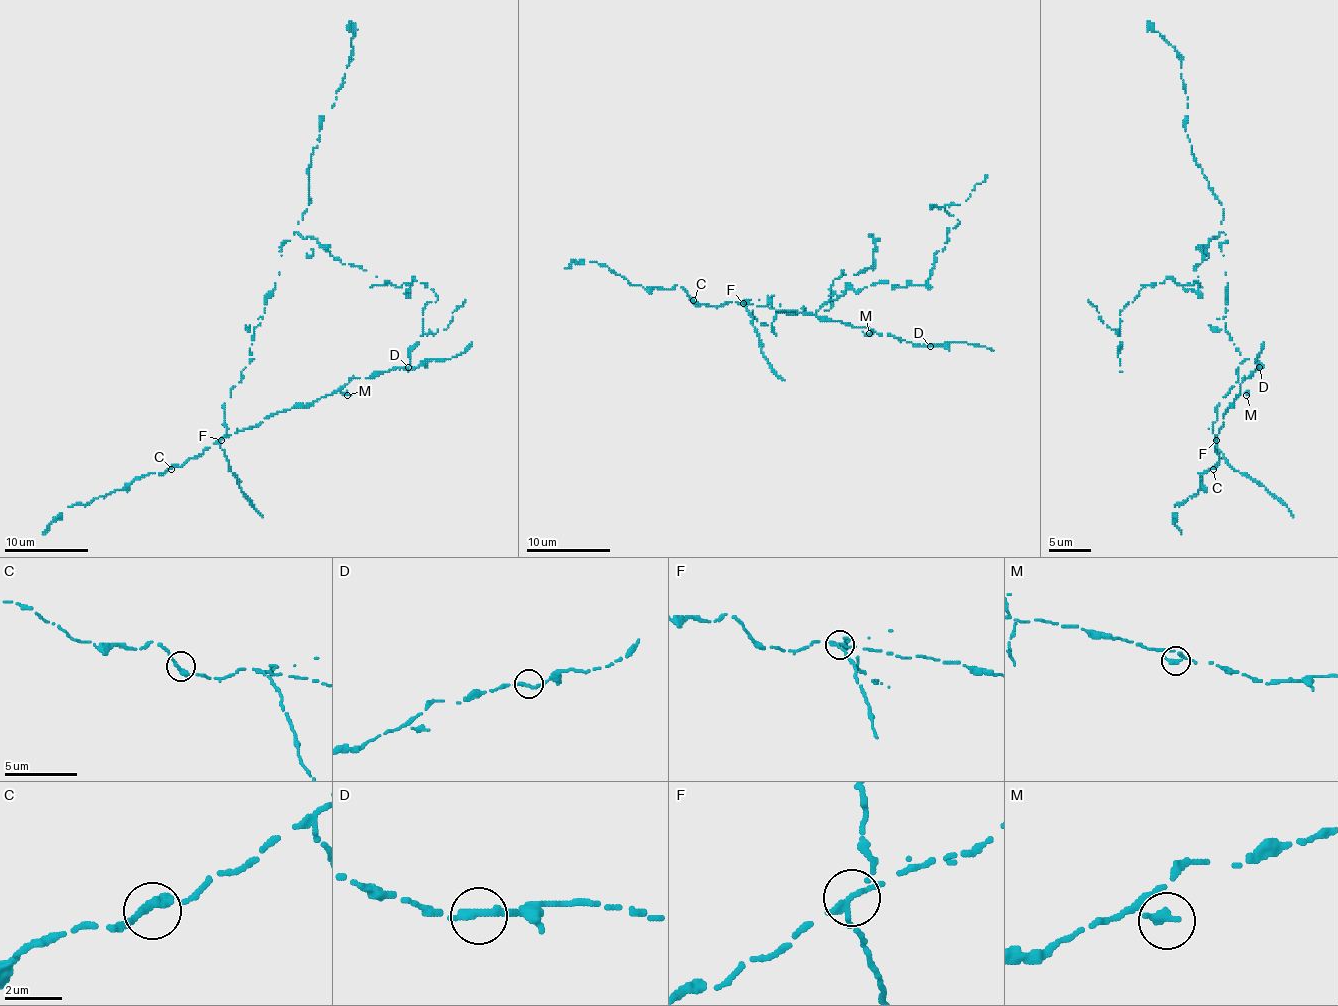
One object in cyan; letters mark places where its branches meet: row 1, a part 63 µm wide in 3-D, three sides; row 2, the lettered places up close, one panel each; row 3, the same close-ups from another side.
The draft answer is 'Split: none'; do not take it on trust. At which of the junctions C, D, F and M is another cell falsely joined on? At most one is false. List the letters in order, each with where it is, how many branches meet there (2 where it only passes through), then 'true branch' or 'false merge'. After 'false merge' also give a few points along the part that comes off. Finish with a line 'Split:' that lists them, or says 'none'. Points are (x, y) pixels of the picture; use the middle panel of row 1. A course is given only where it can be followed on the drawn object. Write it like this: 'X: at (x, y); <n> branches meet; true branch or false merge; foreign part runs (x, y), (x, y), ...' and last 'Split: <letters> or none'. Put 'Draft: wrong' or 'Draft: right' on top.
Draft: wrong
C: at (693, 300); 2 branches meet; true branch
D: at (930, 346); 2 branches meet; true branch
F: at (743, 303); 2 branches meet; false merge
M: at (869, 333); 1 branches meet; true branch
Split: F

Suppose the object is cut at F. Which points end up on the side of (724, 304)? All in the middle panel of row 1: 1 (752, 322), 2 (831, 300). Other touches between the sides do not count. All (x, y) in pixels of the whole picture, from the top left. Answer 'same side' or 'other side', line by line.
1: other side
2: other side

